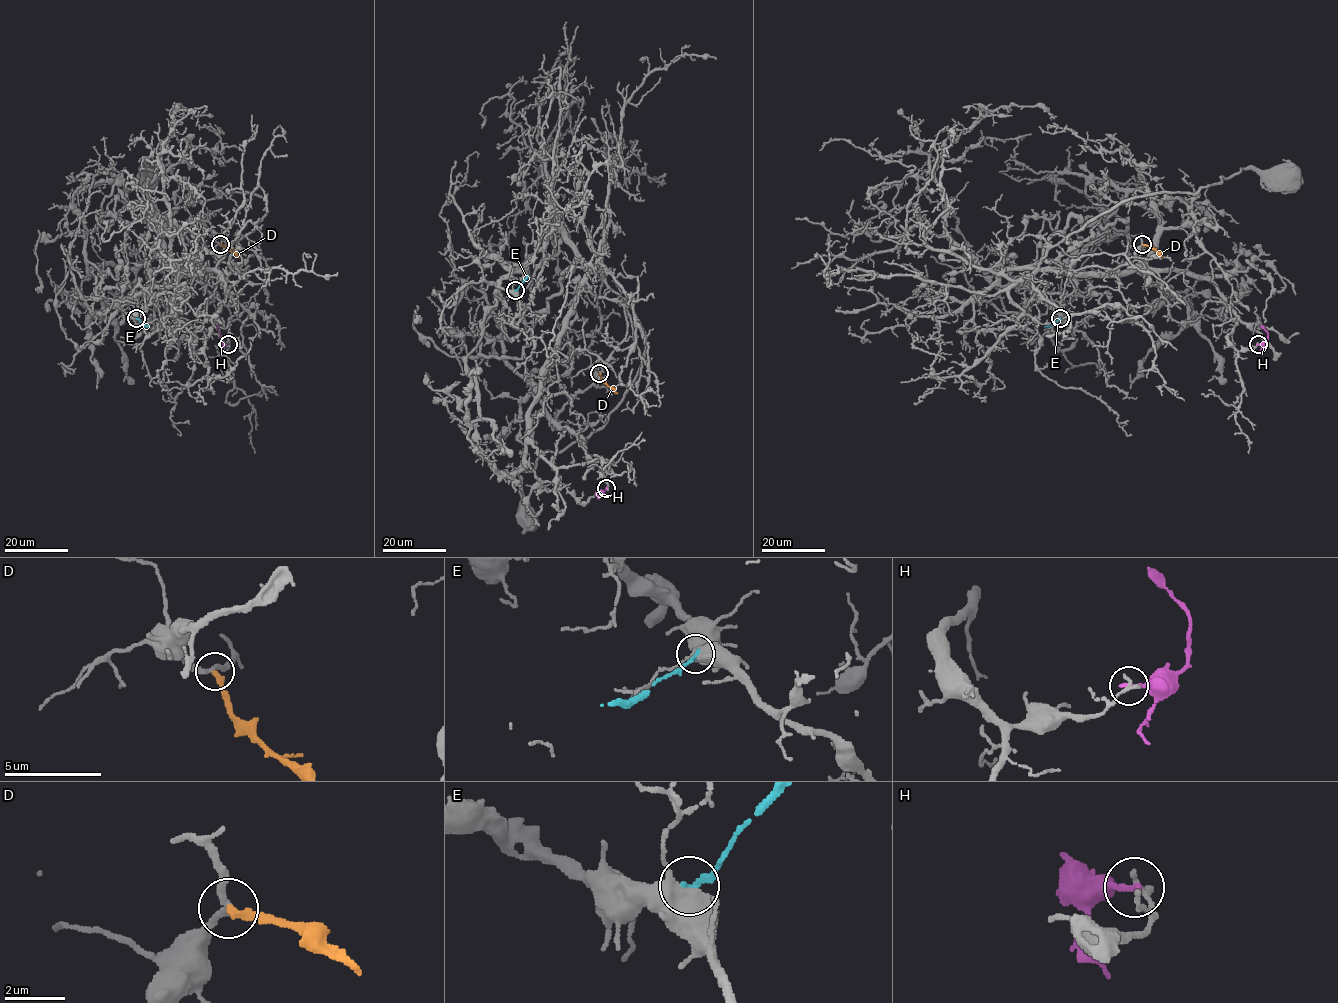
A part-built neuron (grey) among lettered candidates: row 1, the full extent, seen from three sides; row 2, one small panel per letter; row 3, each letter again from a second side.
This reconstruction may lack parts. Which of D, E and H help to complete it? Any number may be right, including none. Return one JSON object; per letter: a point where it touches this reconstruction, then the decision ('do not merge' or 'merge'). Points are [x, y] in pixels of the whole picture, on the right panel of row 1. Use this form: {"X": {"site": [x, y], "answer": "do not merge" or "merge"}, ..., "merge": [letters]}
{"D": {"site": [1142, 244], "answer": "do not merge"}, "E": {"site": [1060, 318], "answer": "do not merge"}, "H": {"site": [1258, 344], "answer": "do not merge"}, "merge": []}

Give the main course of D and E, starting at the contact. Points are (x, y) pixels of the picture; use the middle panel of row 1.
D: (599, 373), (617, 393)
E: (515, 290), (528, 275)

